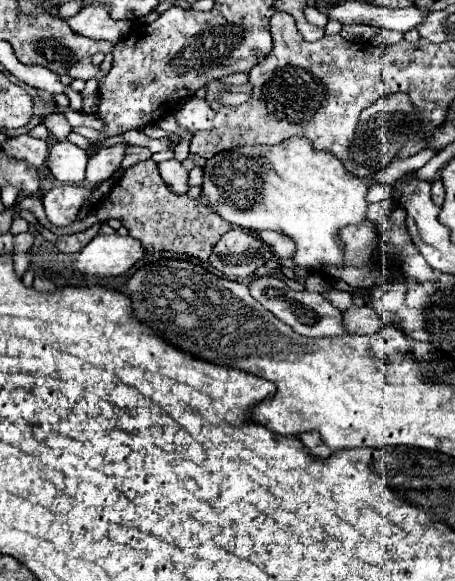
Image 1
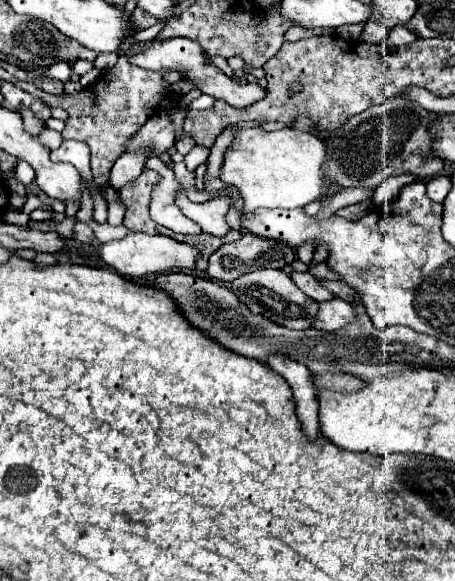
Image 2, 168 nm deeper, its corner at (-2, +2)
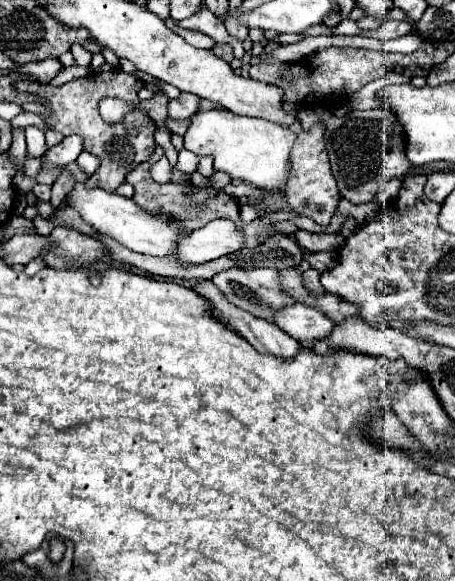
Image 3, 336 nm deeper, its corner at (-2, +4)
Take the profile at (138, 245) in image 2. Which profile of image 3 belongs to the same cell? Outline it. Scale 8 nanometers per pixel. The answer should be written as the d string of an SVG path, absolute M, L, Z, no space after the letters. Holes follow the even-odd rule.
M212 220L184 238L174 252L182 264L204 264L244 248L244 232L232 220Z

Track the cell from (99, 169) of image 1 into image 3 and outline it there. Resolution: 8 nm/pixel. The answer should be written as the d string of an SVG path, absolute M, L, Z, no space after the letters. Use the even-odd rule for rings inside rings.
M180 92L178 98L170 100L168 104L168 116L180 120L180 118L190 118L194 112L200 108L200 98L190 92Z

